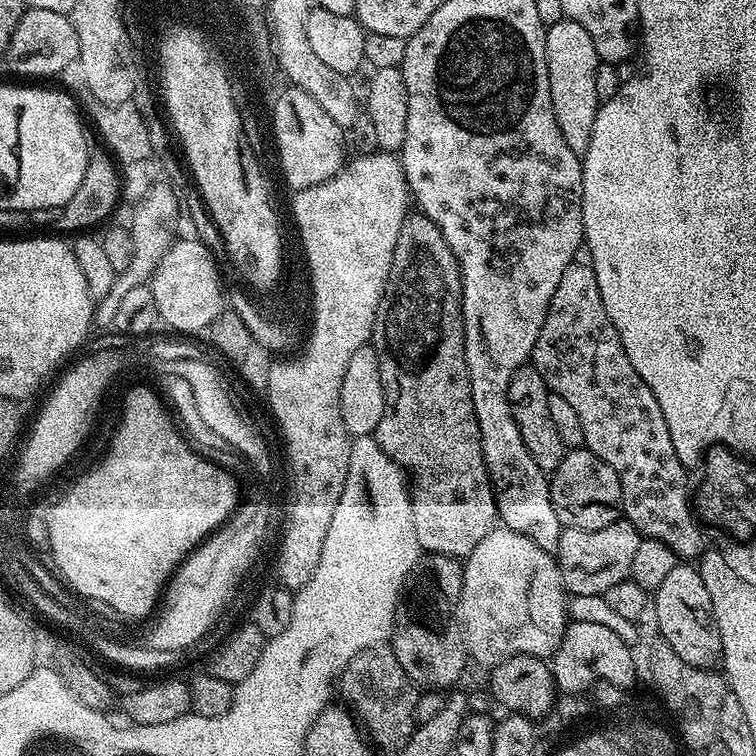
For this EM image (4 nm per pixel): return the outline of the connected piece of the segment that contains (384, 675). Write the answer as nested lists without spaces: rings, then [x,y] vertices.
[[[377,646],[358,653],[340,675],[338,696],[345,700],[341,701],[356,717],[367,739],[377,749],[378,747],[399,749],[411,736],[416,718],[414,706],[418,702],[420,692],[406,674],[406,670],[402,670],[391,647]]]

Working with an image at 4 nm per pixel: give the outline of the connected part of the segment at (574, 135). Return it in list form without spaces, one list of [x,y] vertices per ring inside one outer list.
[[[565,18],[544,33],[546,42],[546,70],[550,78],[550,102],[554,106],[554,118],[566,146],[574,154],[583,158],[590,146],[590,133],[594,130],[594,118],[598,114],[601,102],[598,98],[598,86],[594,86],[596,71],[601,58],[594,50],[594,41],[590,34],[578,26],[578,22]]]

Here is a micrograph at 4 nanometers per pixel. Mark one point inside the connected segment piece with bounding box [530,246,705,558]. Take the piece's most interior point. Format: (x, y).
(580, 356)

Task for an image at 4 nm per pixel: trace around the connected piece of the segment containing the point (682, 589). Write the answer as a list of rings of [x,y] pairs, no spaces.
[[[678,562],[670,574],[662,581],[662,586],[658,586],[654,593],[654,612],[656,608],[656,624],[659,635],[664,637],[666,642],[670,642],[670,647],[678,653],[678,658],[682,662],[690,662],[690,666],[699,668],[715,669],[721,663],[724,651],[722,650],[722,638],[716,625],[716,615],[712,612],[712,601],[714,593],[708,589],[708,584],[704,581],[704,576],[696,568],[691,568],[691,563]]]

